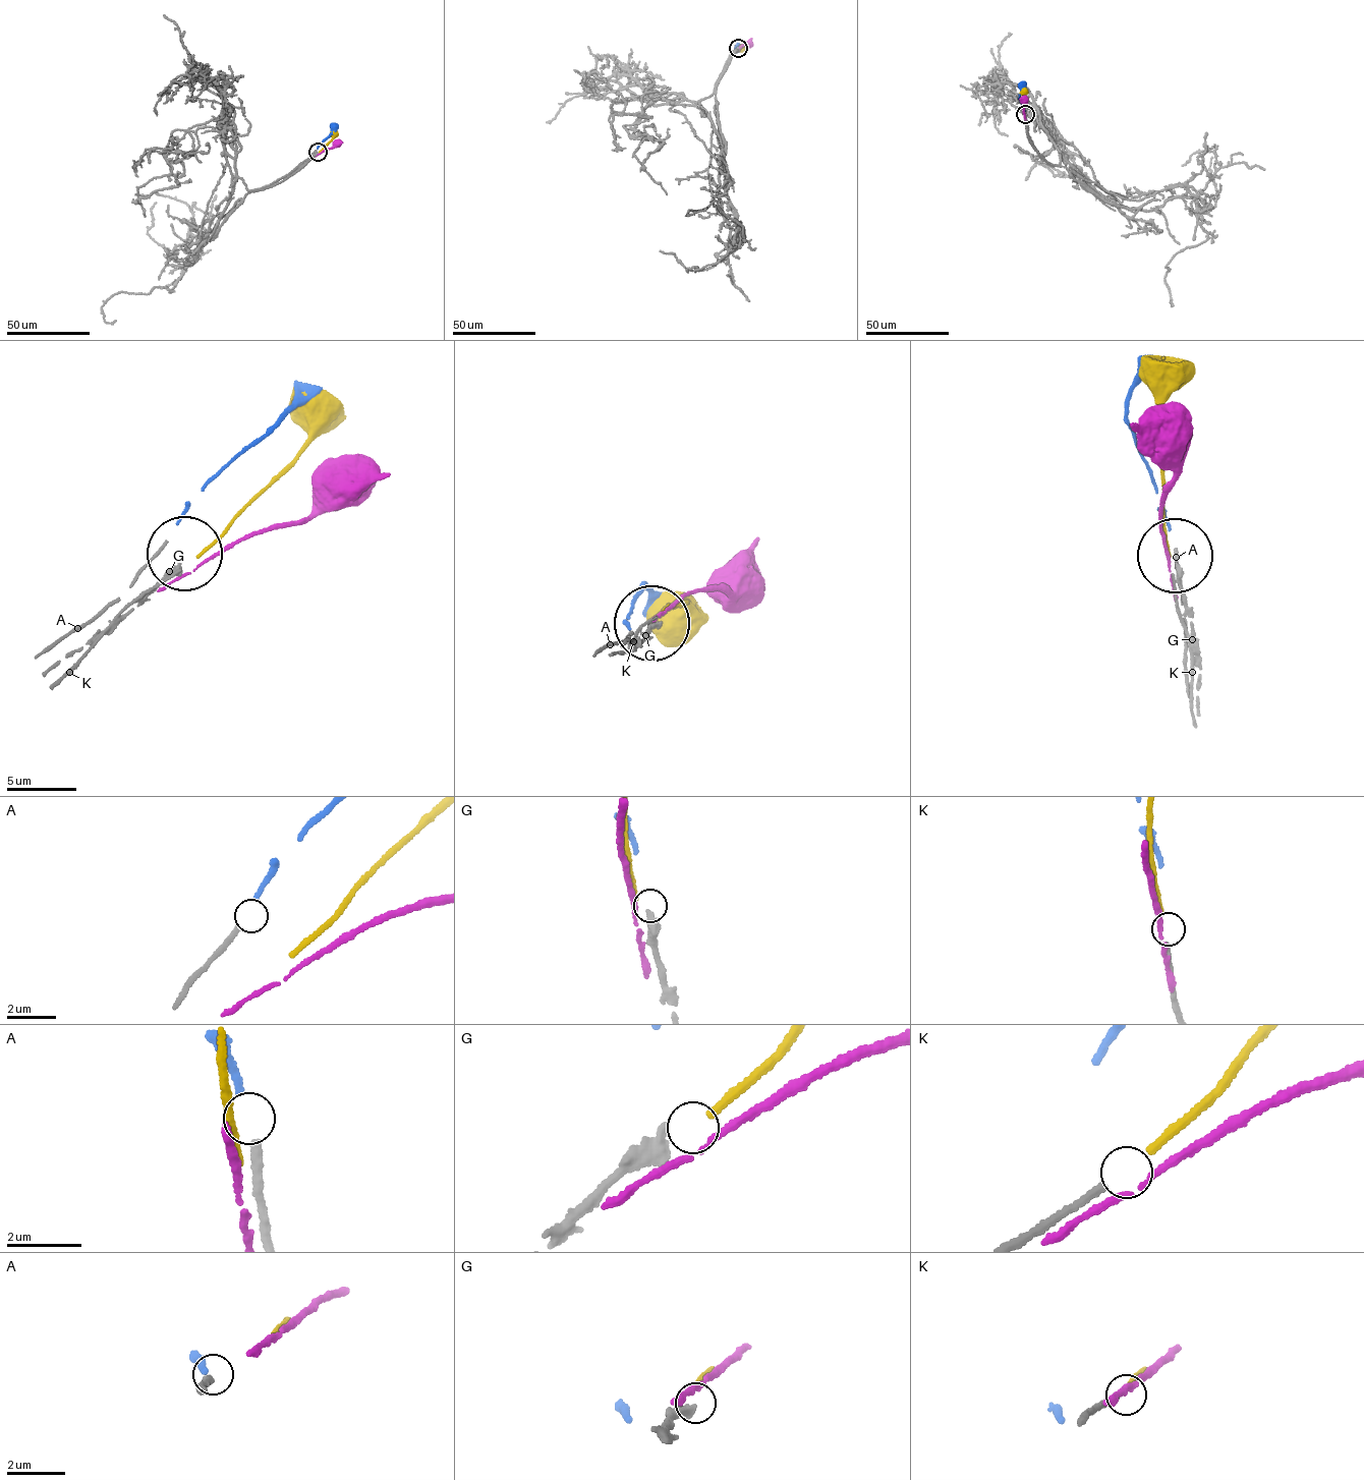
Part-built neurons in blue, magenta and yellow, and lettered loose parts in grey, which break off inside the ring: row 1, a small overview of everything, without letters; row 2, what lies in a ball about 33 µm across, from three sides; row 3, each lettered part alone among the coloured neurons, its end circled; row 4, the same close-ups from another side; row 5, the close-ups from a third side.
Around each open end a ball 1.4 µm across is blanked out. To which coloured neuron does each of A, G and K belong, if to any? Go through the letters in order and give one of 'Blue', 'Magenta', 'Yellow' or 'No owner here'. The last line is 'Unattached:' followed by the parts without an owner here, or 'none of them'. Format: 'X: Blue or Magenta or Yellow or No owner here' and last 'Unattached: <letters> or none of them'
A: Blue
G: No owner here
K: Yellow
Unattached: G

